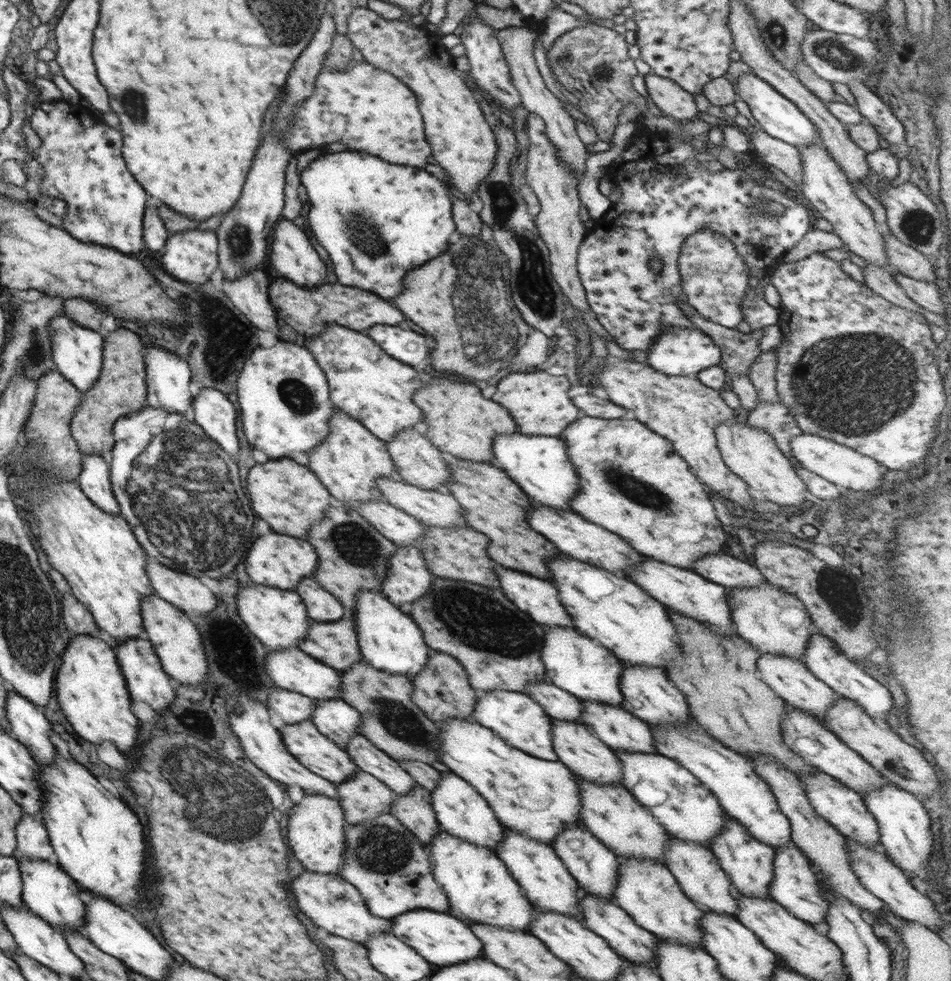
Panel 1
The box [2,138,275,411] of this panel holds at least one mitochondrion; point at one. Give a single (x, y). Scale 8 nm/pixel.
(229, 326)

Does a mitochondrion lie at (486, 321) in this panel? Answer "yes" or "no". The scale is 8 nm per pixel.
yes

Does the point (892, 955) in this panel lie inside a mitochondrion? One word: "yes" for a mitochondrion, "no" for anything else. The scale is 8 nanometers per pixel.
no

